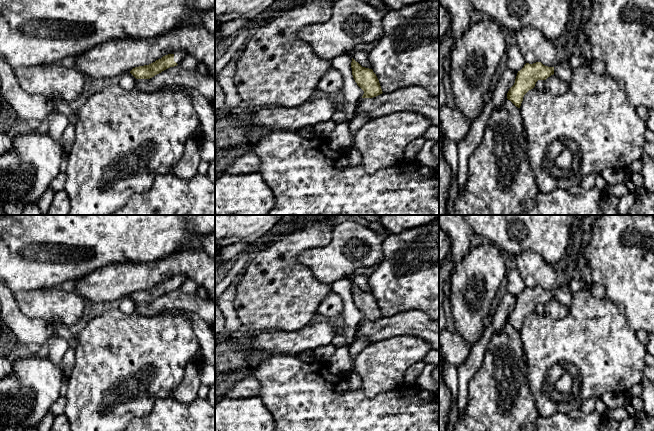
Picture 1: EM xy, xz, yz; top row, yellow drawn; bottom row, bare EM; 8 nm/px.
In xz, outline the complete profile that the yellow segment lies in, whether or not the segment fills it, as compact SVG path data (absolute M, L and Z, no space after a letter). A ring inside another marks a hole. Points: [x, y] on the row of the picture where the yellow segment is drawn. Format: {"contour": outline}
{"contour": "M353 58L351 68L355 82L364 91L362 98L373 98L383 93L379 80L372 69L362 67Z"}

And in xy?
{"contour": "M176 51L172 54L163 56L161 59L158 59L149 65L135 67L130 73L136 79L150 79L170 67L177 66L186 55L187 54L183 51Z"}

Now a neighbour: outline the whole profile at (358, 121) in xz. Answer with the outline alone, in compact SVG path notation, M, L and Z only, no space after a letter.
M366 114L356 115L350 122L349 122L349 129L352 133L356 134L357 131L360 131L362 126L369 120L373 119Z

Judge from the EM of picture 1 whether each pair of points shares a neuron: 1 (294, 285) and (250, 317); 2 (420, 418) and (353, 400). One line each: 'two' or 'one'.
1: one
2: one

